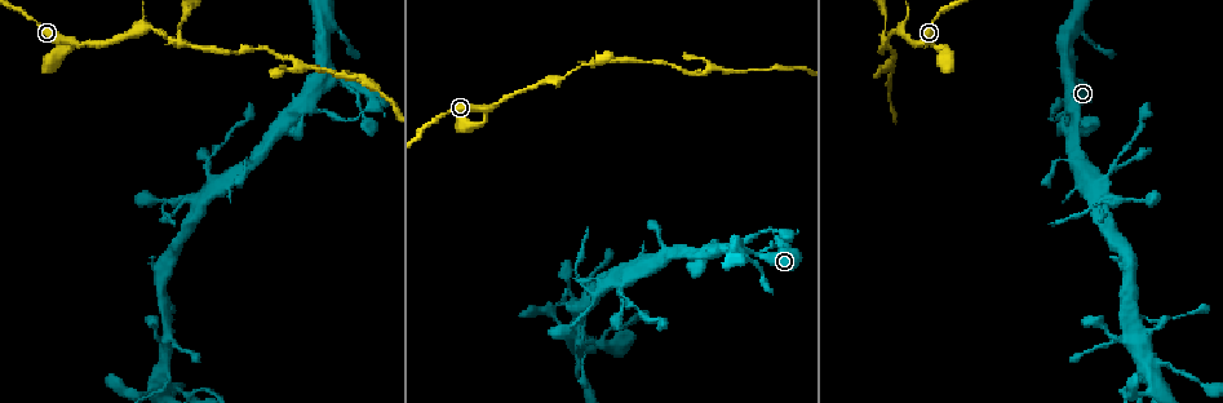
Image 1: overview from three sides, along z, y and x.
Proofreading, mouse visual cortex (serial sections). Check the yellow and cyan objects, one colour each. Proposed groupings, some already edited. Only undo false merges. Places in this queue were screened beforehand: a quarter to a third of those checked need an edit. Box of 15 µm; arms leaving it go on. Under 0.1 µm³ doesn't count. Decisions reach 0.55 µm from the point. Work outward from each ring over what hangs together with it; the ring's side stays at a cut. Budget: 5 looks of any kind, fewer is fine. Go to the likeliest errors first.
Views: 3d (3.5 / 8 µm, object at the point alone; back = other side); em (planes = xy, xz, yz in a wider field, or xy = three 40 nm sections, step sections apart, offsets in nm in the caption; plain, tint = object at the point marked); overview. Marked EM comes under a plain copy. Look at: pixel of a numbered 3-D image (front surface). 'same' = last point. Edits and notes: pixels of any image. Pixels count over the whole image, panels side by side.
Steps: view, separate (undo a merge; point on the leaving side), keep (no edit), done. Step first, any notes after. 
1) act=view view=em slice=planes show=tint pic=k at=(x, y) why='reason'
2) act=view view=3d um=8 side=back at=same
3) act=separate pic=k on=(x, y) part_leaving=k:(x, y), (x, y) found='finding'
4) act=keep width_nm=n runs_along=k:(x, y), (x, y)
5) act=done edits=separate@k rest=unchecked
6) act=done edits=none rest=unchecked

act=view view=3d um=3.5 pic=1 at=(71, 45) why='a narrow waist'

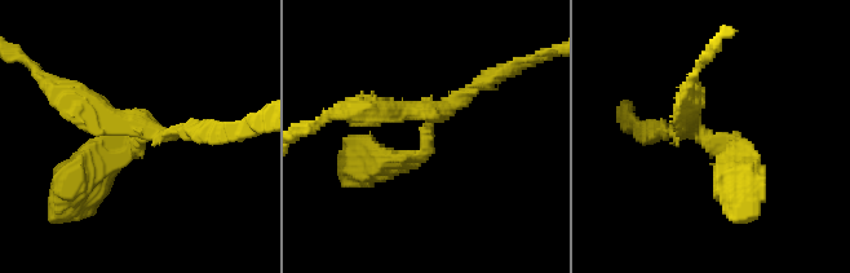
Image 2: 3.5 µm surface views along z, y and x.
act=view view=em slice=planes show=tint pic=2 at=(428, 127) arms=3 arm_widths_nm=150,300,350 why='need the tissue'

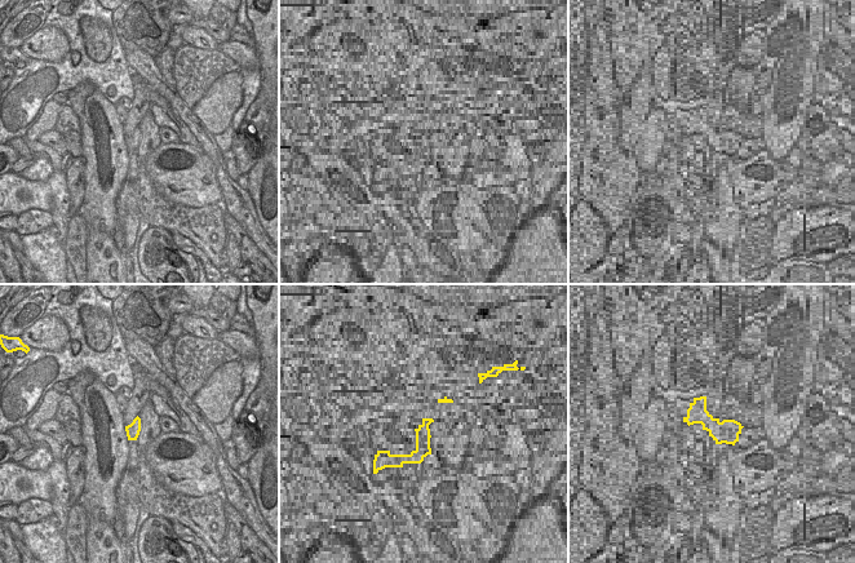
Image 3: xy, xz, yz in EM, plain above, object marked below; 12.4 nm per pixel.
act=view view=em slice=xy step=3 show=tint at=same why='cut it another way'

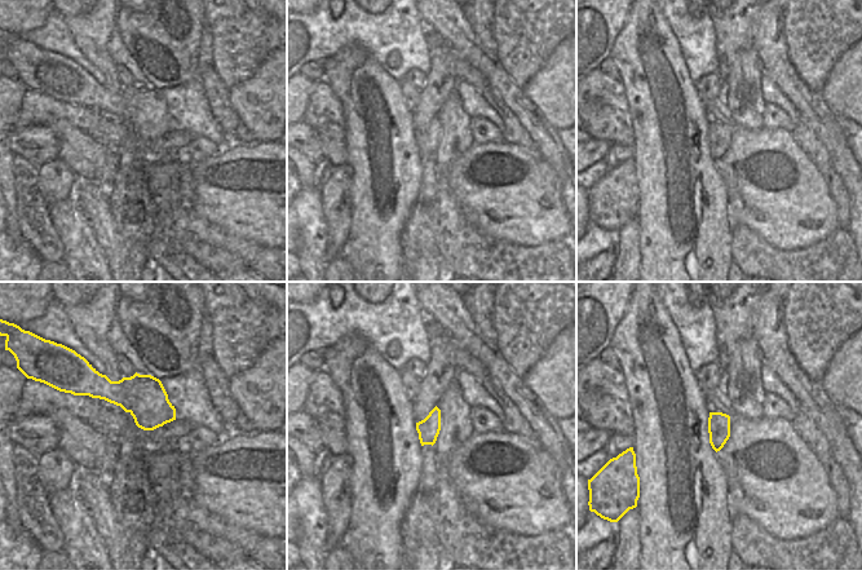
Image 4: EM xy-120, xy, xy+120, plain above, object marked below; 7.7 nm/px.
act=keep runs_along=2:(690, 100), (690, 124), (730, 140), (740, 172) found='one cell here'

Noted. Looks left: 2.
act=view view=3d um=3.5 pic=1 at=(302, 103) why='sharp bend'

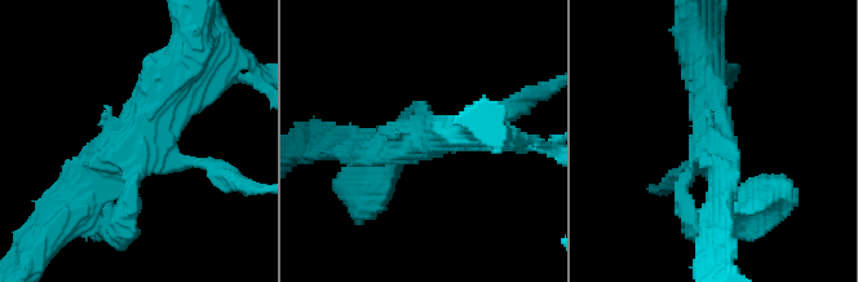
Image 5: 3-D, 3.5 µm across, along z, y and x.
act=view view=em slice=xy step=2 show=tint pic=5 at=(131, 137)

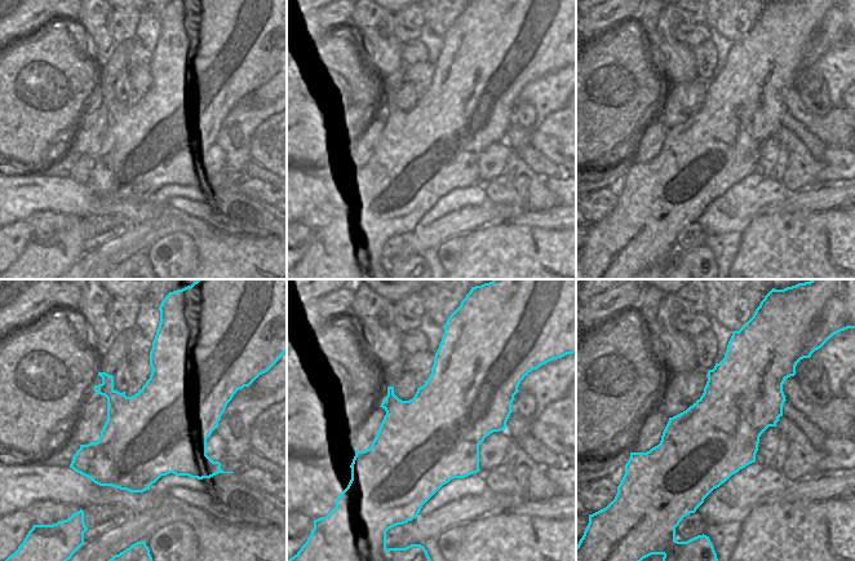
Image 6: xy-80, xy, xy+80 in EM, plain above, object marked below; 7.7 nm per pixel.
act=keep width_nm=700 runs_along=5:(188, 67), (149, 123), (69, 202) found='all the same cell'

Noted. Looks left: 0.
act=done edits=none rest=unchecked

